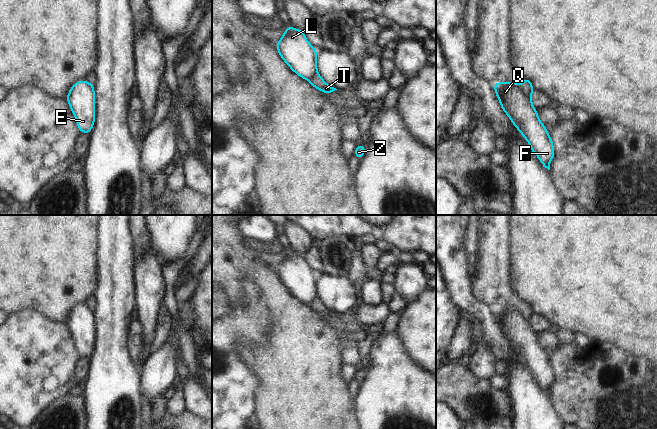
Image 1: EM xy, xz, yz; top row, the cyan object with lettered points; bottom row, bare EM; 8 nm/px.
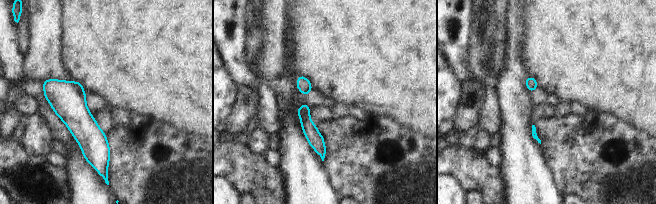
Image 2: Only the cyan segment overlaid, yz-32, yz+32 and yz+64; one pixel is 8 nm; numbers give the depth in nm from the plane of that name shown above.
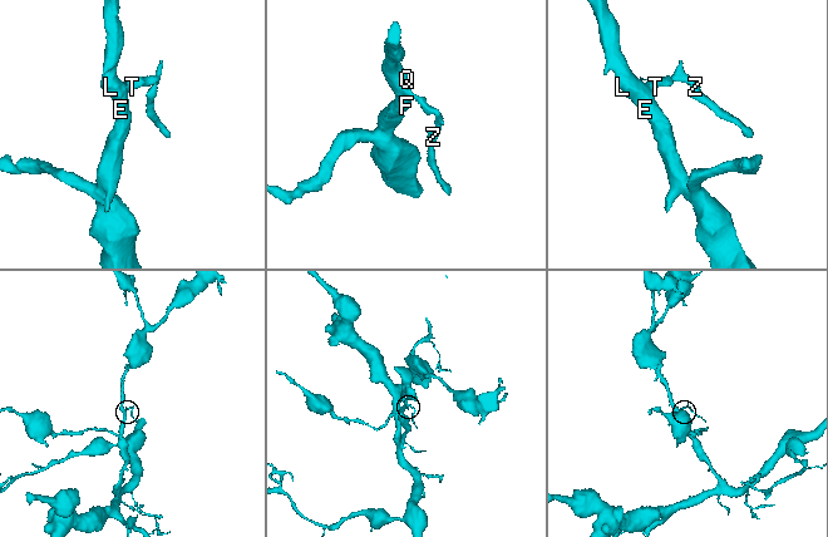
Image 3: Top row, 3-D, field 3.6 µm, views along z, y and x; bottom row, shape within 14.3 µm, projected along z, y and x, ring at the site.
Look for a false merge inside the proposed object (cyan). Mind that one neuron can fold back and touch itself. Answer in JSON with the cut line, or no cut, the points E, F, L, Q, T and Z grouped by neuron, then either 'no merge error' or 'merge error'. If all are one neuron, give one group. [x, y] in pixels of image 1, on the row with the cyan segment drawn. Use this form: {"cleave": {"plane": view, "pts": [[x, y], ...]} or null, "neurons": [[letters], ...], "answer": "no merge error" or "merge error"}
{"cleave": {"plane": "yz", "pts": [[512, 82], [523, 93], [530, 96]]}, "neurons": [["E", "F", "L", "Q"], ["T", "Z"]], "answer": "merge error"}

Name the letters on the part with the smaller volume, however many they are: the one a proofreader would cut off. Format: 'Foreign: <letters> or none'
Foreign: T, Z

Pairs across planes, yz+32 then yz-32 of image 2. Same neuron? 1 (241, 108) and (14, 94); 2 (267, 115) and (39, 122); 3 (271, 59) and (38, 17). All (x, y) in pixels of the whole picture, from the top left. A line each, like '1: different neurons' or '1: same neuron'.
1: different neurons
2: different neurons
3: same neuron

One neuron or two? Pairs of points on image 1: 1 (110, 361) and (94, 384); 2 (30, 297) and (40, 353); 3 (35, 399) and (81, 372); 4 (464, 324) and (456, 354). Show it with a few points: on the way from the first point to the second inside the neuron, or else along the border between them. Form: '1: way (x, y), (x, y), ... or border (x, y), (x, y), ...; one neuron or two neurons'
1: way (110, 367), (100, 378); one neuron
2: border (10, 313), (24, 309), (35, 309), (53, 320); two neurons
3: border (75, 375), (77, 383); two neurons
4: way (464, 331), (464, 339), (459, 347); one neuron

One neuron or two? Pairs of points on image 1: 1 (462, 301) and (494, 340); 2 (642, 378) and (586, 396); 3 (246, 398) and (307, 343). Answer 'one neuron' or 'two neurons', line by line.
1: one neuron
2: one neuron
3: two neurons

